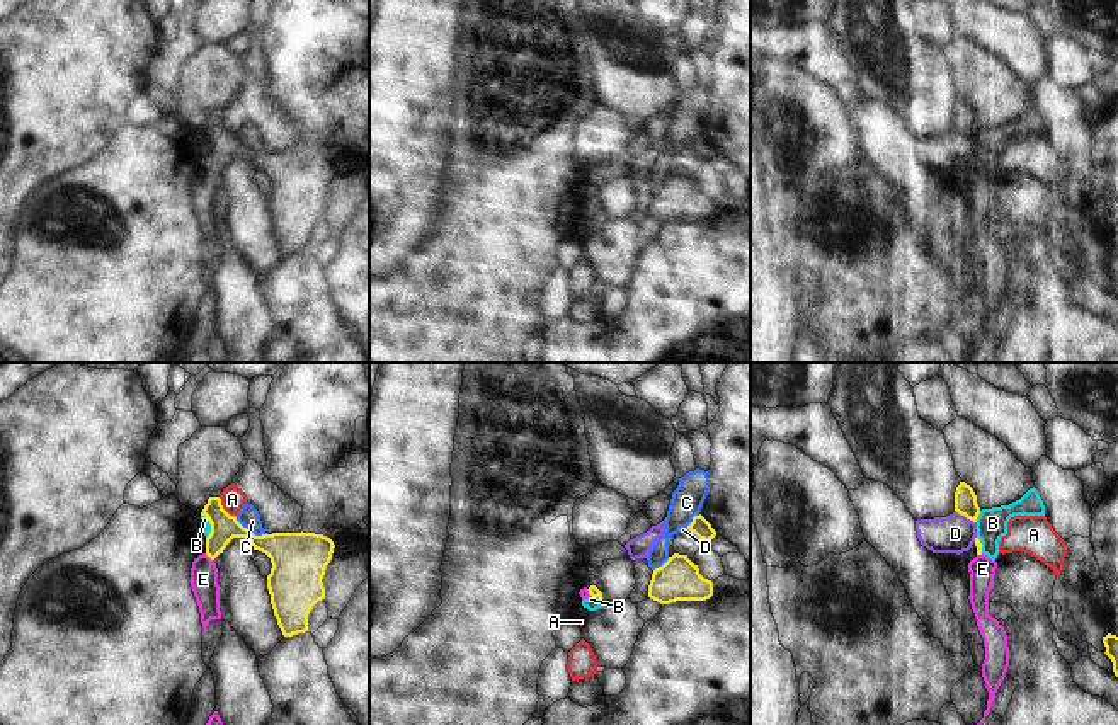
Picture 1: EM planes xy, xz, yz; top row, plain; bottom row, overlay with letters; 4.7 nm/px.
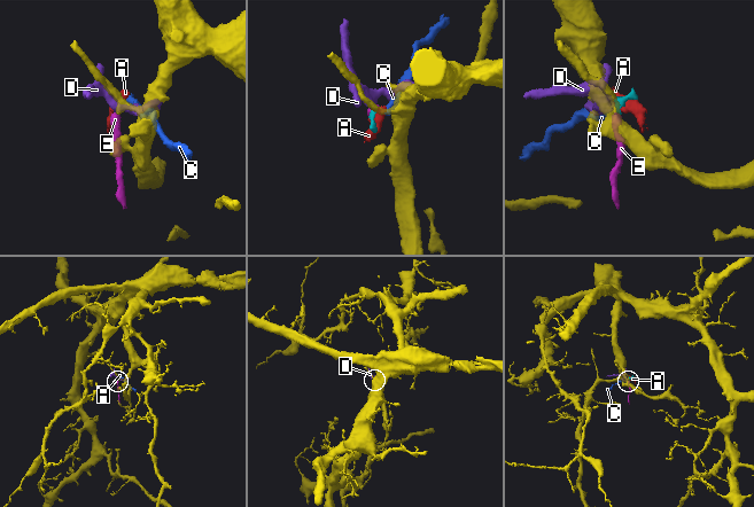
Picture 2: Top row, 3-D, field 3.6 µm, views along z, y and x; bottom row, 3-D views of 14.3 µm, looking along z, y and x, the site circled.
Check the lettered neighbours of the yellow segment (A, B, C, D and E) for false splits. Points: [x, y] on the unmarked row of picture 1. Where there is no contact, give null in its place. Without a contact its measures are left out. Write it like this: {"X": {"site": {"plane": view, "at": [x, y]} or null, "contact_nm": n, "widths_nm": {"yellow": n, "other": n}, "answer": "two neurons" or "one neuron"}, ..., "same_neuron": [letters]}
{"A": {"site": {"plane": "xy", "at": [222, 126]}, "contact_nm": 120, "widths_nm": {"yellow": 130, "other": 110}, "answer": "two neurons"}, "B": {"site": {"plane": "yz", "at": [977, 135]}, "contact_nm": 60, "widths_nm": {"yellow": 110, "other": 140}, "answer": "two neurons"}, "C": {"site": {"plane": "xy", "at": [249, 148]}, "contact_nm": 180, "widths_nm": {"yellow": 220, "other": 100}, "answer": "two neurons"}, "D": {"site": {"plane": "yz", "at": [965, 135]}, "contact_nm": 120, "widths_nm": {"yellow": 110, "other": 180}, "answer": "two neurons"}, "E": {"site": {"plane": "xy", "at": [210, 176]}, "contact_nm": 60, "widths_nm": {"yellow": 130, "other": 130}, "answer": "one neuron"}, "same_neuron": ["E"]}

